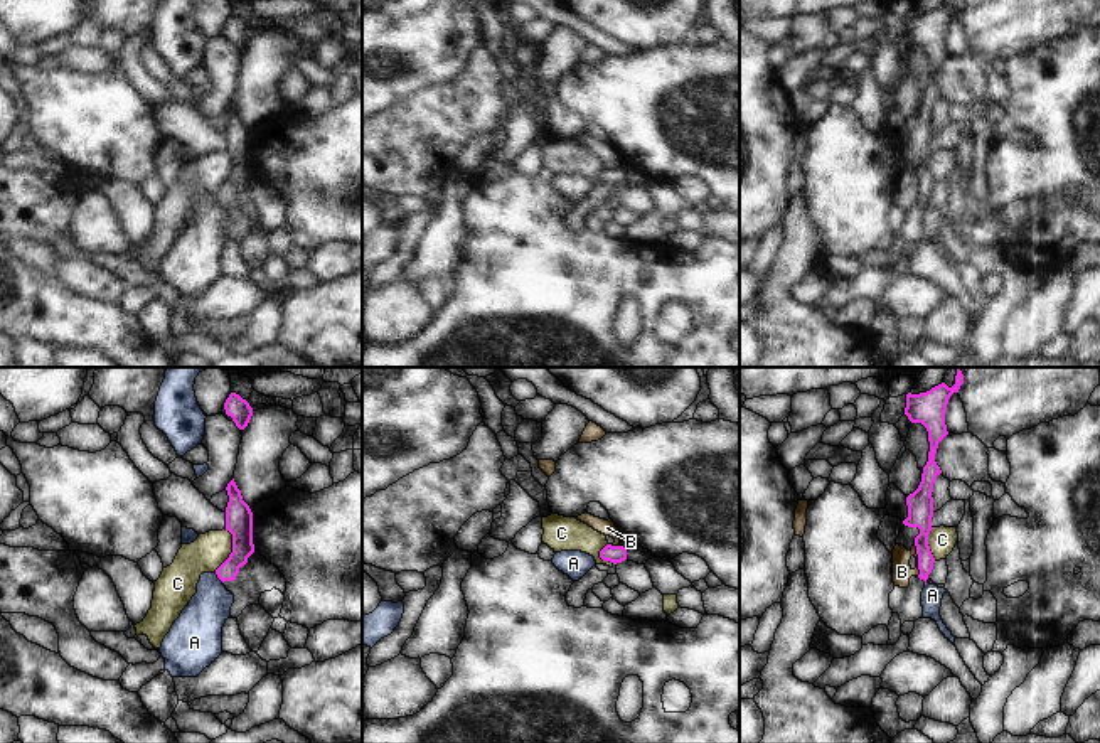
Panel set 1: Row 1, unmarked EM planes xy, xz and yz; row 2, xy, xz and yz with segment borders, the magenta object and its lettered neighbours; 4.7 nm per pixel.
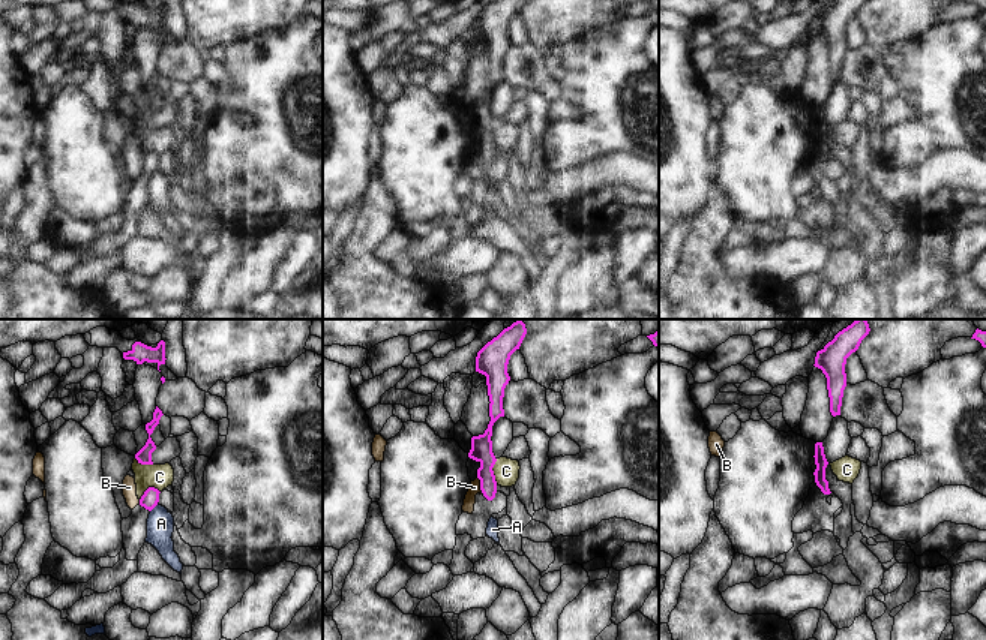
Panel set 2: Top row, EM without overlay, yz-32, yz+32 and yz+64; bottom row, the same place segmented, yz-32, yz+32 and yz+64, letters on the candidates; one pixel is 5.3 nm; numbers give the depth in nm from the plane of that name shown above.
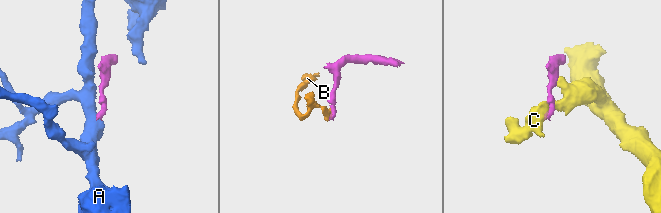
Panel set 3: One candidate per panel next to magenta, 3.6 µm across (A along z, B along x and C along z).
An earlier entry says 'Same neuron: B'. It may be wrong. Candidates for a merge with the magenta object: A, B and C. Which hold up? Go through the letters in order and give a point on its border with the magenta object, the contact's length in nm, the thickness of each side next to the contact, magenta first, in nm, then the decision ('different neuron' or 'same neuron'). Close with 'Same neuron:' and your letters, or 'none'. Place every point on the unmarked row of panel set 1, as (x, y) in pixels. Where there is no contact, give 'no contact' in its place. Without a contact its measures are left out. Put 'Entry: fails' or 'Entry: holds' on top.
Entry: fails
A: xy (219, 201) | 60 nm | 100/220 nm | different neuron
B: yz (918, 184) | 160 nm | 130/100 nm | different neuron
C: xy (233, 174) | 220 nm | 130/170 nm | different neuron
Same neuron: none

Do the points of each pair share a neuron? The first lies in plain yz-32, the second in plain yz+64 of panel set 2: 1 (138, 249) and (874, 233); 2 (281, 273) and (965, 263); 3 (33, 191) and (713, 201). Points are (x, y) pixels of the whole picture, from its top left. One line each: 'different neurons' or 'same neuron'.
1: different neurons
2: same neuron
3: same neuron

